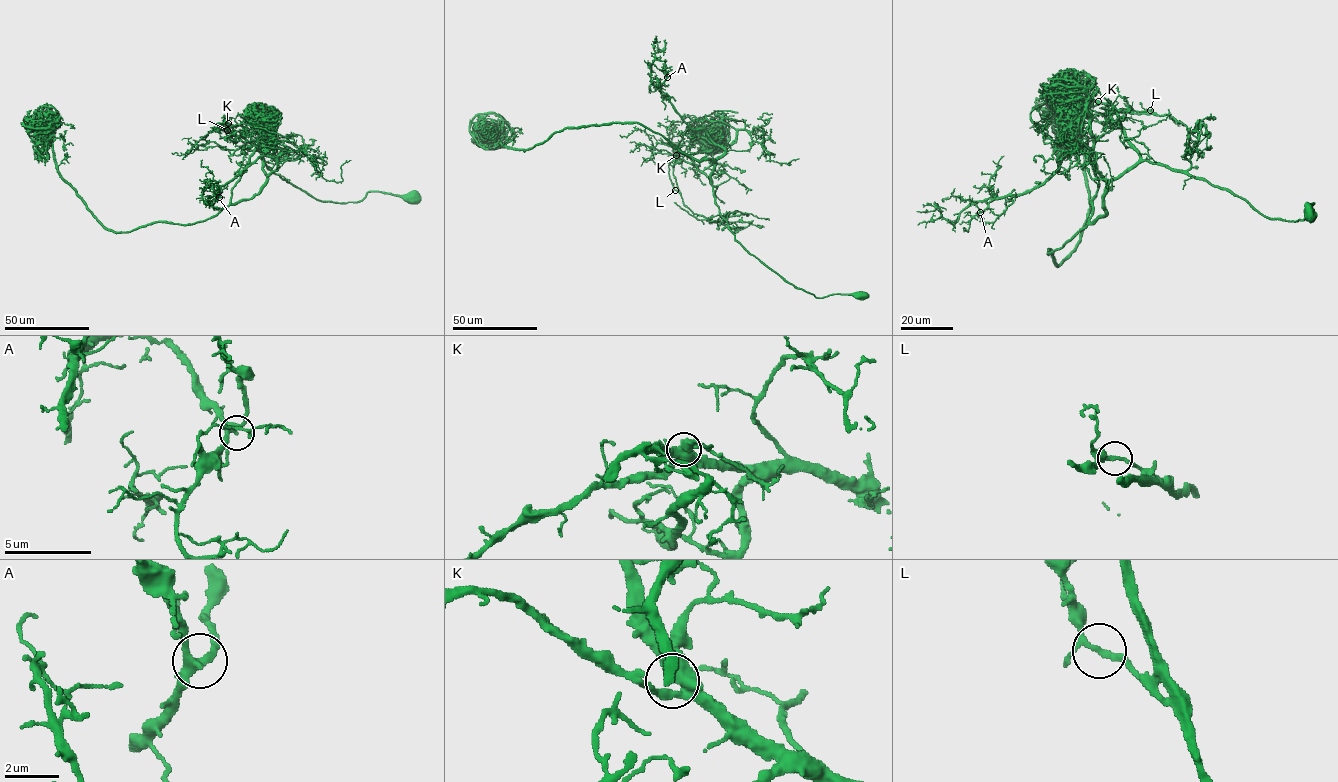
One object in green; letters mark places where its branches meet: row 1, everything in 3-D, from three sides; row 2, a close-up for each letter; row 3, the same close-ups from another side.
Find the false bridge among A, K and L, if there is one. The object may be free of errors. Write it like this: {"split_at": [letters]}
{"split_at": ["L"]}

